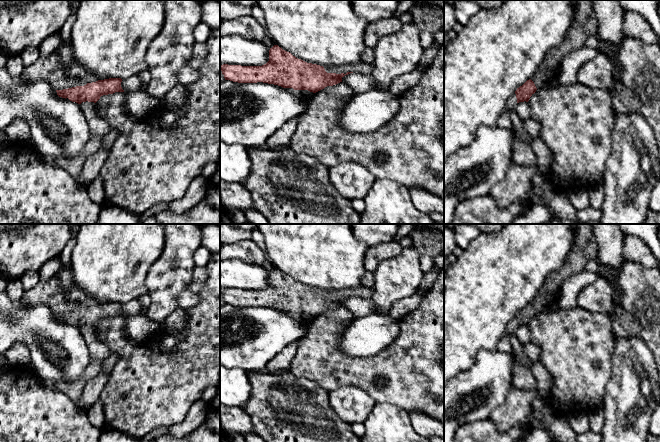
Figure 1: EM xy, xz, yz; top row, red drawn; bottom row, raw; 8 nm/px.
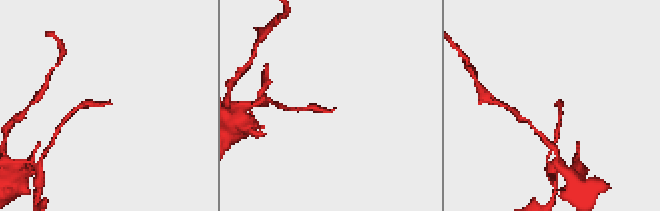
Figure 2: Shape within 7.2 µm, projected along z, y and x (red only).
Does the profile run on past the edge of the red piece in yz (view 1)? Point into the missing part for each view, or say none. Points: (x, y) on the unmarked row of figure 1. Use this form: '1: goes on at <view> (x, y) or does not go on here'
1: goes on at yz (584, 248)

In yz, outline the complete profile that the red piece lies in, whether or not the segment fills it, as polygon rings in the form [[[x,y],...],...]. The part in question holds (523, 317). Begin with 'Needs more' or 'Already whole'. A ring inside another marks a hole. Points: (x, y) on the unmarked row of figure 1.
Needs more. [[[573,225],[575,226],[574,243],[563,266],[548,276],[535,299],[510,320],[506,326],[506,335],[513,334],[519,326],[528,326],[537,313],[543,312],[552,304],[557,303],[564,280],[584,271],[586,263],[597,258],[598,246],[591,225]]]

